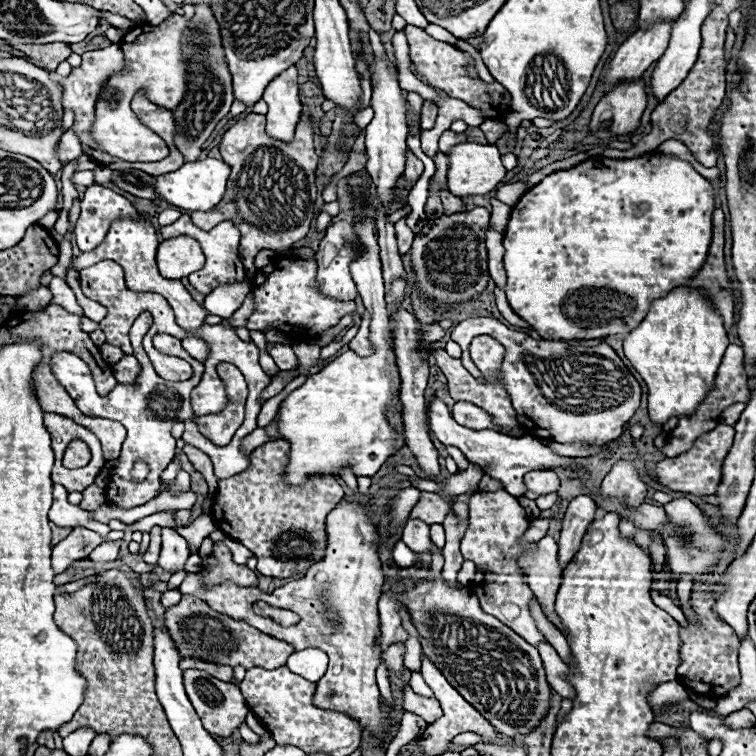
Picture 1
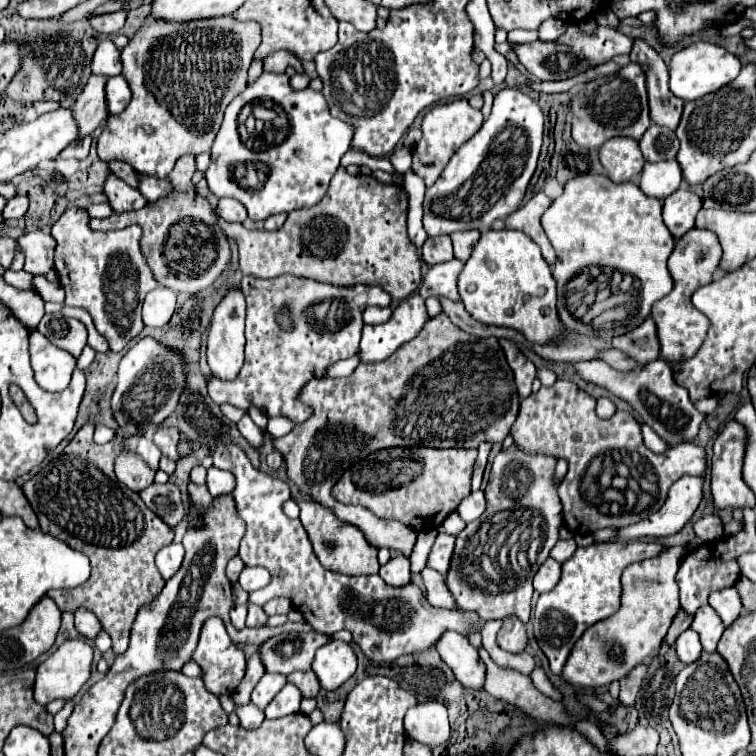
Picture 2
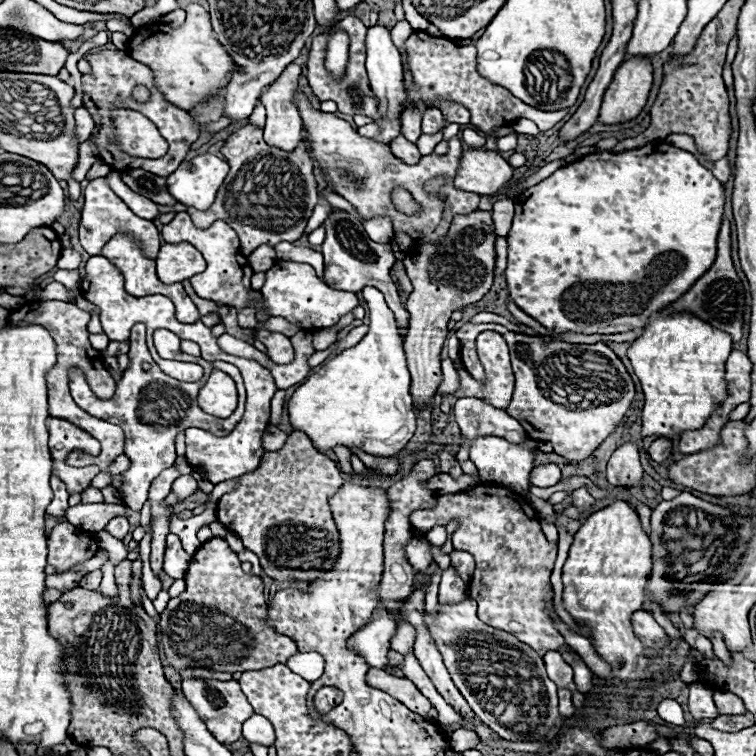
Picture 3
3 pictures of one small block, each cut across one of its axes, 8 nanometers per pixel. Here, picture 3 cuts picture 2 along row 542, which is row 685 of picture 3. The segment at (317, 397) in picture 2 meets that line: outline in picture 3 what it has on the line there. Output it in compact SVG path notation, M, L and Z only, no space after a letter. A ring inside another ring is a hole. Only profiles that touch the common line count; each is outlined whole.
M372 668L366 676L366 682L372 688L384 690L392 698L398 698L408 710L414 710L416 714L422 714L422 718L430 718L430 722L438 722L438 712L432 708L430 700L424 698L408 678L396 678L388 672Z

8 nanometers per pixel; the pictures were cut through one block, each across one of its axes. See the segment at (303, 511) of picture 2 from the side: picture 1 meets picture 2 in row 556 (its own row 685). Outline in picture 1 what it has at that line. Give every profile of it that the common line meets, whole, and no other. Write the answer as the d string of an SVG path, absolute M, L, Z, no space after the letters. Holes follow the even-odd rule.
M342 500L326 518L326 550L320 562L314 562L304 578L288 582L276 588L272 594L262 592L256 586L238 586L234 582L222 582L218 586L206 586L202 574L190 572L180 584L182 594L202 598L210 608L226 614L234 620L242 620L272 638L288 642L294 650L320 648L328 654L328 670L318 680L314 704L326 710L344 710L358 718L360 726L374 738L382 740L392 722L402 718L402 708L396 706L384 712L380 702L380 690L376 686L376 668L380 664L378 640L378 598L382 594L384 574L382 564L374 546L376 524L368 516L368 510L360 504ZM254 600L266 600L268 604L284 610L292 610L300 616L300 622L288 628L256 616L252 612Z

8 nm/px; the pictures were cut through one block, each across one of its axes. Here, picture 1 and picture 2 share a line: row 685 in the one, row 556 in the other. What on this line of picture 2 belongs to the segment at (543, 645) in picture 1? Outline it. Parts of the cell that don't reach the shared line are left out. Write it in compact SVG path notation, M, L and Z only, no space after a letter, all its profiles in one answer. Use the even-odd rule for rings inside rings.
M558 540L556 544L554 544L554 548L550 550L550 556L556 560L556 562L564 562L564 560L568 560L572 554L574 554L574 550L576 550L576 542L574 540Z

